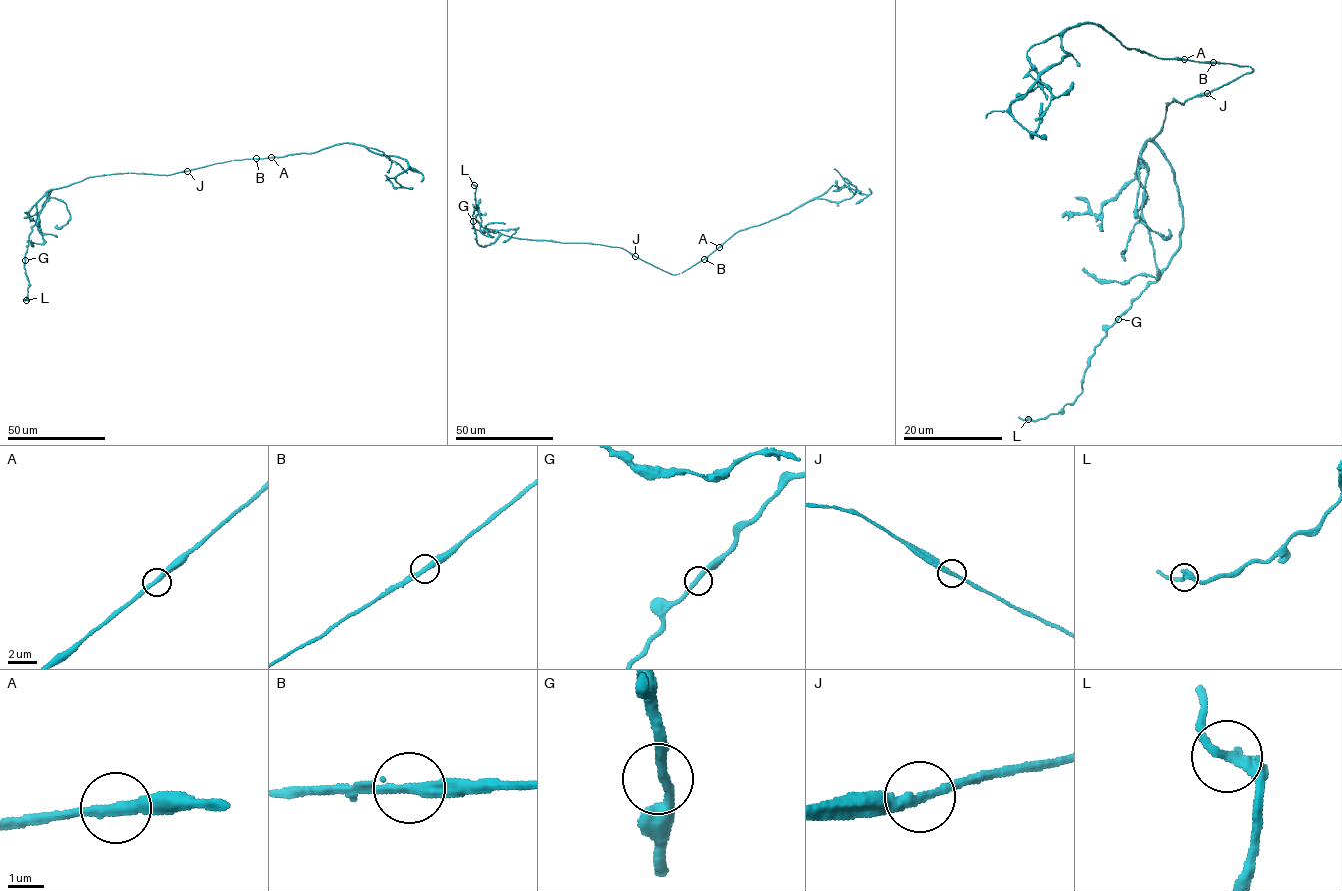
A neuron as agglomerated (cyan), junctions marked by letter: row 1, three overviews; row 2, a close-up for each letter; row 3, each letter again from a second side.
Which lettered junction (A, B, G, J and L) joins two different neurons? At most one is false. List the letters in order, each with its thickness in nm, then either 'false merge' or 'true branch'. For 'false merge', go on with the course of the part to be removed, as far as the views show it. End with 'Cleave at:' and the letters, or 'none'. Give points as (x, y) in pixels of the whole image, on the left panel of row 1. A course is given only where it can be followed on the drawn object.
A: calibre 300 nm; true branch
B: calibre 320 nm; true branch
G: calibre 280 nm; true branch
J: calibre 280 nm; true branch
L: calibre 320 nm; true branch
Cleave at: none

